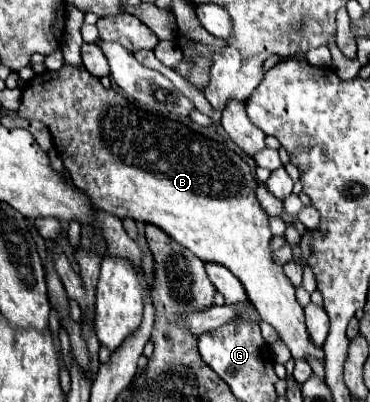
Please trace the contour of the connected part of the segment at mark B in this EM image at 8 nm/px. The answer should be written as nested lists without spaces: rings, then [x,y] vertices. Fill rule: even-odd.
[[[62,65],[60,71],[44,71],[42,75],[26,81],[18,117],[38,119],[50,129],[54,147],[72,183],[92,199],[96,209],[120,219],[132,217],[134,221],[154,223],[202,261],[222,263],[244,285],[248,299],[260,313],[260,319],[270,323],[280,339],[288,345],[292,359],[314,357],[324,361],[322,347],[316,347],[306,331],[304,311],[296,301],[294,285],[288,281],[282,267],[272,261],[272,233],[268,227],[268,215],[256,201],[256,179],[240,155],[230,151],[224,143],[212,141],[196,131],[190,133],[190,127],[178,121],[174,123],[158,113],[138,109],[114,89],[104,89],[100,81],[84,67],[74,65]]]

